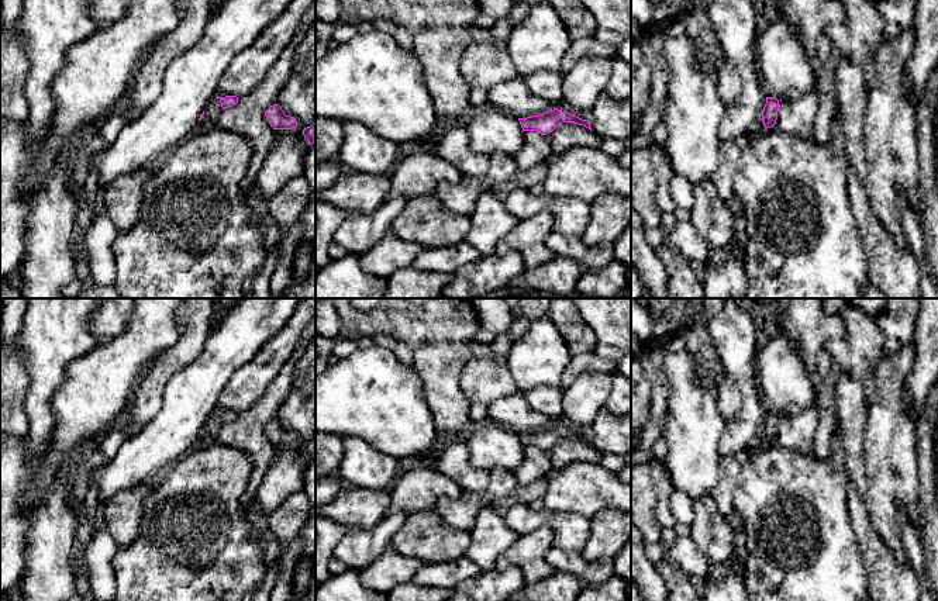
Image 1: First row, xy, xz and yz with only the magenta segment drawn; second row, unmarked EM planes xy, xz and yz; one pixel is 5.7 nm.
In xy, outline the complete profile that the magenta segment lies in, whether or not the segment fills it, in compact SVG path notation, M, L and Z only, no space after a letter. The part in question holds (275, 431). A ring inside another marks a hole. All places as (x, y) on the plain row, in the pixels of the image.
M279 419L270 421L265 426L265 432L273 445L292 445L299 441L296 434L286 431Z

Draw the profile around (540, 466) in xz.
M524 446L524 462L513 470L513 474L517 477L518 484L530 486L544 477L549 469L552 469L552 463L545 450L537 446Z

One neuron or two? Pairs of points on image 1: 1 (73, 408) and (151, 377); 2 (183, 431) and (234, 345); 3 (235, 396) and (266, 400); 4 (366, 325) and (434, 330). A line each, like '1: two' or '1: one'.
1: two
2: one
3: two
4: one

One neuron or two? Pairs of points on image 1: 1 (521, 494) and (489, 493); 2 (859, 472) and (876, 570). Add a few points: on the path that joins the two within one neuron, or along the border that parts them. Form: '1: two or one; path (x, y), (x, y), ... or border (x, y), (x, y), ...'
1: two; border (518, 484), (507, 494), (496, 498), (490, 505)
2: one; path (858, 496), (859, 518), (872, 546)

